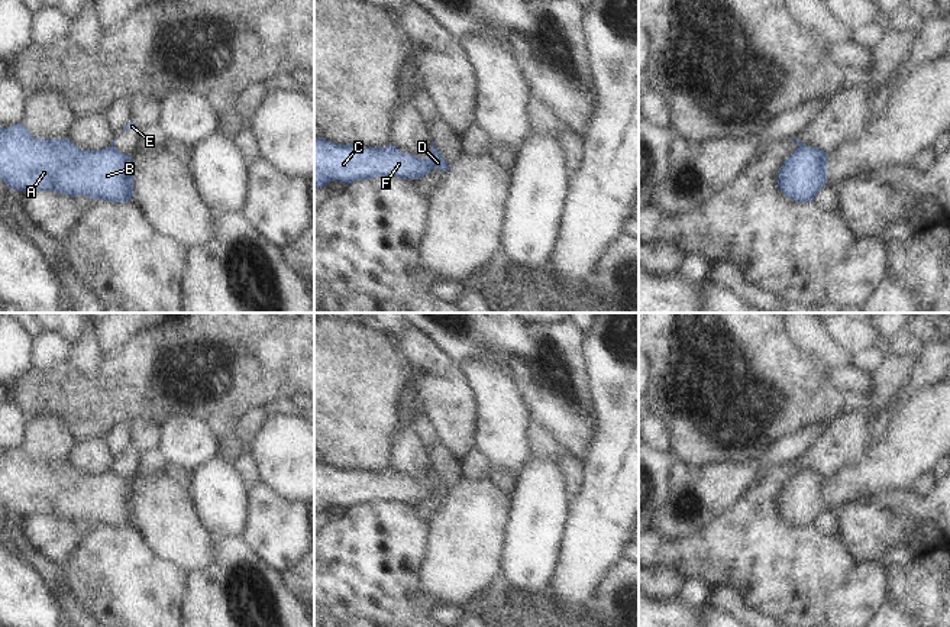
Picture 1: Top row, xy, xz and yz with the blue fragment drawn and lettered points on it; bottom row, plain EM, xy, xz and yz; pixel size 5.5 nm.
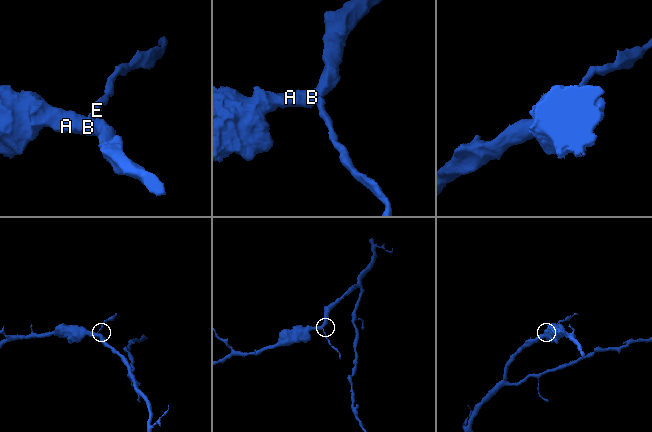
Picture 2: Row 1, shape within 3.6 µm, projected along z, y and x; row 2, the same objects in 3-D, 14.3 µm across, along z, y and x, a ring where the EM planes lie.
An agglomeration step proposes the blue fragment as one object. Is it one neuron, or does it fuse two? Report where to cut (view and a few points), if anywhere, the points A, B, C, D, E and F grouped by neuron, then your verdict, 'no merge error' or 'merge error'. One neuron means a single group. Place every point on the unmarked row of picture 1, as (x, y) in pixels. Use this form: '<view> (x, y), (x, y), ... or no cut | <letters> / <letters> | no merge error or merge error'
yz (804, 471), (800, 472) | A B C D F / E | merge error

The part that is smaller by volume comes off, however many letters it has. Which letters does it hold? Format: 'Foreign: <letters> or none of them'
Foreign: E

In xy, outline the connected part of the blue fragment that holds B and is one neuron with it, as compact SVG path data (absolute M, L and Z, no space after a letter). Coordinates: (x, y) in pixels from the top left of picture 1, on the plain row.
M22 449L0 452L0 504L10 513L127 527L133 484L117 475L85 475L67 463L38 463Z

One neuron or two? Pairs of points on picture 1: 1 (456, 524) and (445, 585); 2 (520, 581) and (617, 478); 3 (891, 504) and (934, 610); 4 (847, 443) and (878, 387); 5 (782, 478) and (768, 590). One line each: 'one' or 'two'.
1: one
2: two
3: one
4: two
5: one

